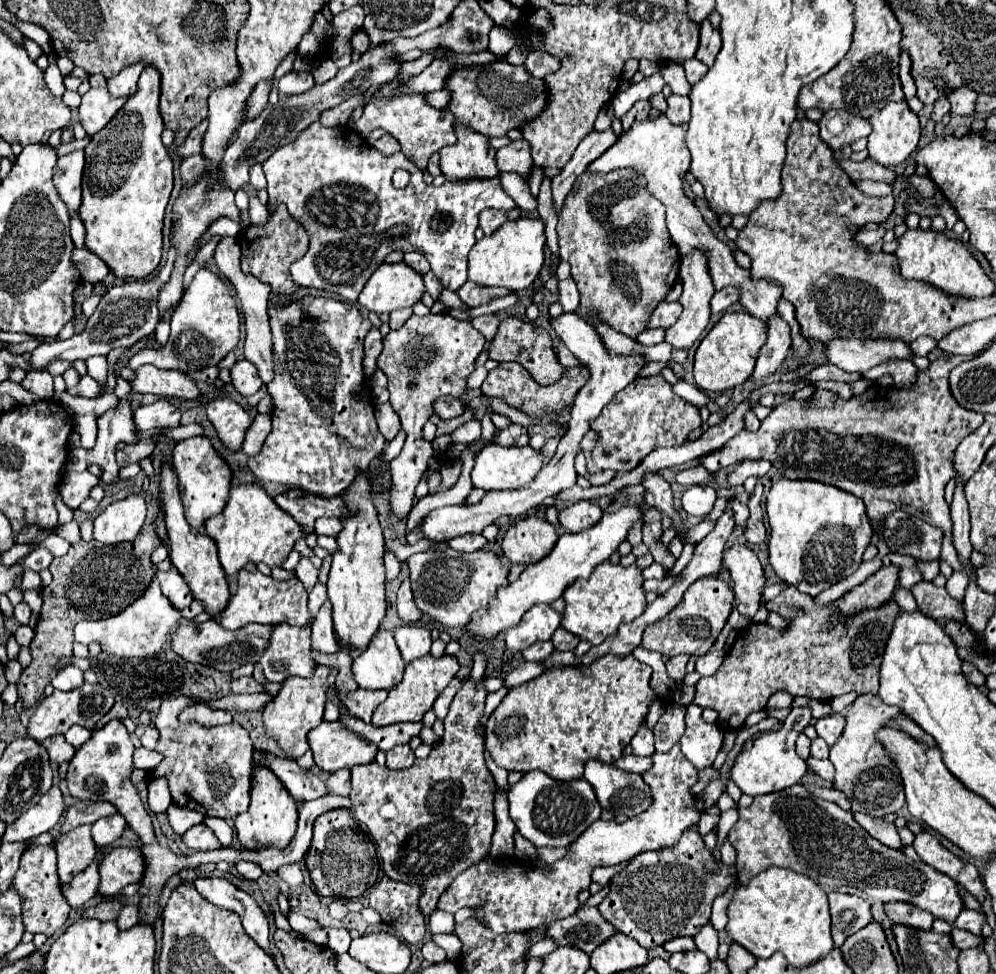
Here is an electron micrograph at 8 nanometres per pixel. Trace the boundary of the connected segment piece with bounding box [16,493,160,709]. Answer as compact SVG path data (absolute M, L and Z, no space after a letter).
M149 493L147 494L149 510L136 541L120 543L112 547L106 547L100 541L90 541L90 543L78 541L70 545L66 555L54 557L54 561L50 563L48 569L54 579L48 587L42 589L44 605L42 605L34 641L30 645L32 663L22 671L16 683L18 697L22 699L24 709L32 709L40 703L44 695L44 687L50 685L56 673L54 669L56 661L60 657L72 655L72 629L78 621L112 617L120 613L122 609L126 609L128 605L132 605L144 593L144 589L150 587L150 581L154 575L150 555L160 545L160 539L151 525L158 513L157 498L158 496L149 497Z

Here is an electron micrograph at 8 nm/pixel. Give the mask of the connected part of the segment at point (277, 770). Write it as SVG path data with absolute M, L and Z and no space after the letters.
M266 755L264 763L274 771L274 775L284 783L284 787L290 791L290 795L296 801L310 801L328 795L326 783L312 775L310 771L304 771L296 765L296 761L280 759L276 755Z

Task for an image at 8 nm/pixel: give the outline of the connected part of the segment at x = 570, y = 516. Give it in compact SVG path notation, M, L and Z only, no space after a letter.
M578 501L568 507L564 507L558 515L560 527L566 533L580 533L582 529L590 529L590 525L596 525L602 519L602 511L598 505L590 501Z

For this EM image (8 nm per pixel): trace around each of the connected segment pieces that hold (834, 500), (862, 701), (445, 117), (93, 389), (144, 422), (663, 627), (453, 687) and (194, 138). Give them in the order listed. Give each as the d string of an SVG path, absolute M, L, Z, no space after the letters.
M780 479L770 487L766 513L770 525L768 561L774 573L810 597L852 575L874 533L866 521L862 499L818 481Z
M860 695L846 713L846 729L836 745L830 747L830 761L836 769L834 789L842 791L850 799L852 813L866 813L870 817L886 817L900 811L904 803L904 785L896 765L892 765L888 753L876 739L876 731L886 725L888 719L902 711L886 705L878 695Z
M402 81L400 83L384 83L376 91L376 95L382 95L382 97L378 97L374 103L368 103L364 107L364 115L354 123L354 127L362 137L366 137L374 129L384 129L386 133L390 133L400 143L400 151L416 167L426 167L432 153L440 151L446 145L454 145L454 141L456 141L456 133L452 129L452 119L454 117L446 109L434 109L434 107L426 105L424 93L386 97L386 95L392 95L398 87L402 87Z
M84 375L82 379L80 379L80 383L76 385L76 387L70 387L70 389L66 389L70 395L80 395L80 397L96 397L100 391L102 391L102 387L90 377L90 375Z
M160 399L156 403L142 405L134 413L134 423L136 423L136 429L150 431L156 427L178 427L180 417L182 417L182 411L176 405Z
M718 577L698 579L694 585L688 587L682 601L676 605L672 613L668 613L668 617L646 627L642 637L642 647L658 653L668 653L670 657L680 653L700 657L708 653L708 649L714 645L732 607L734 607L734 593L726 581Z
M452 679L450 681L450 685L438 695L438 699L436 699L436 703L434 703L434 713L436 713L436 717L438 719L444 719L446 715L448 715L448 707L450 707L450 703L452 703L452 699L454 699L454 695L456 695L456 691L460 689L460 679Z
M202 121L200 125L196 125L196 127L188 133L188 139L186 139L180 147L178 147L176 143L172 143L168 149L170 149L170 151L174 151L174 153L176 153L176 155L180 155L180 157L198 155L198 153L200 153L200 149L202 149L202 135L204 135L206 127L208 127L208 121Z

